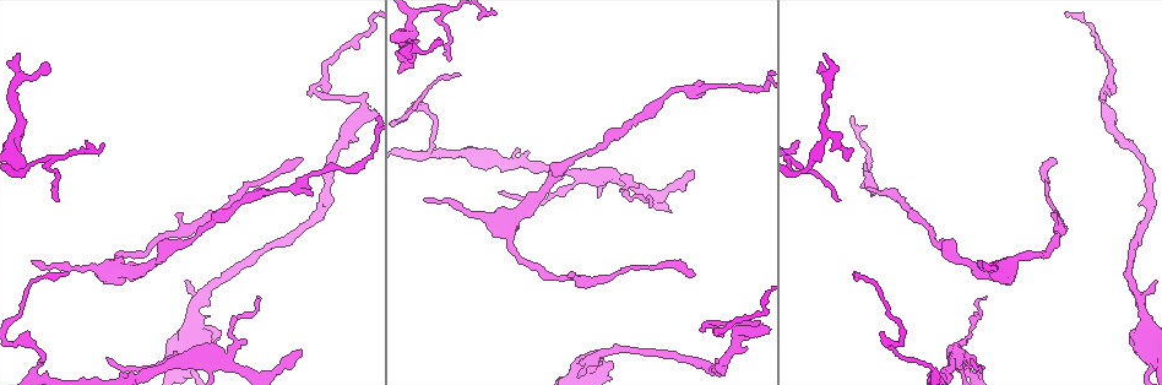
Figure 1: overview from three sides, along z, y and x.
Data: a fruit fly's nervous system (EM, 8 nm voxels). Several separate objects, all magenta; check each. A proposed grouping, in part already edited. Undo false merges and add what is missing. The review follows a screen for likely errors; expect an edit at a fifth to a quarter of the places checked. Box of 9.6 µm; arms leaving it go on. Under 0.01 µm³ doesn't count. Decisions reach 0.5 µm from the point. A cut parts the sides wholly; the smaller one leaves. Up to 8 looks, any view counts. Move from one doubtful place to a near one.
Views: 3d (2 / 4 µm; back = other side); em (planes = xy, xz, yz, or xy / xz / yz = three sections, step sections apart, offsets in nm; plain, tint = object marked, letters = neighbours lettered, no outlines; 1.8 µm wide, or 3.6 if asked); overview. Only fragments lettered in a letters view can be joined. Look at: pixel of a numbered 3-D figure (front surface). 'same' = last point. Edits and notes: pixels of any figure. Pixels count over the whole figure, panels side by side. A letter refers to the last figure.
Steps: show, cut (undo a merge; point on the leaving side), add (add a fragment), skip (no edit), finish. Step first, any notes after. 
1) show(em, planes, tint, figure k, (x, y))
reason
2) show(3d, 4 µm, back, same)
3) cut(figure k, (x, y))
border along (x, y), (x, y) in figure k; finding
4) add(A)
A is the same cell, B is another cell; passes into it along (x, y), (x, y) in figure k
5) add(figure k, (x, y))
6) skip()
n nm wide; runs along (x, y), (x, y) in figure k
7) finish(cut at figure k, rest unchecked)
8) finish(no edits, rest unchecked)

show(em, planes, letters, figure 1, (1050, 213))

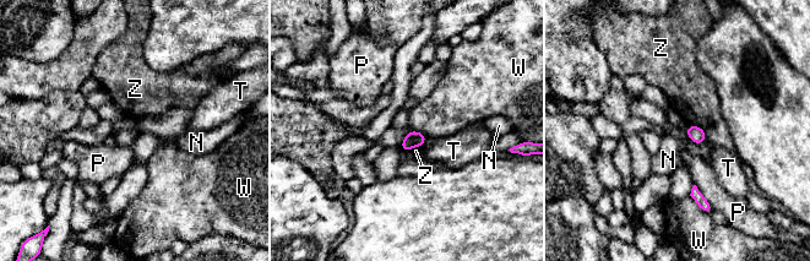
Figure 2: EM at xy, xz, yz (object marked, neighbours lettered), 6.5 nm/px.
skip()
N, P, T, W and Z are other cells; border along (409, 129), (420, 131), (427, 137) in figure 2; no lettered fragment goes on from it

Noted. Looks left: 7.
show(3d, 2 µm, figure 1, (692, 274))
end of a long branch

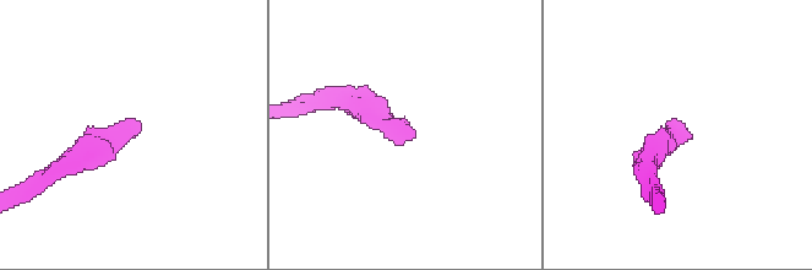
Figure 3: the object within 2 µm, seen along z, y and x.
show(em, xz, step 8, tint, figure 3, (141, 124))

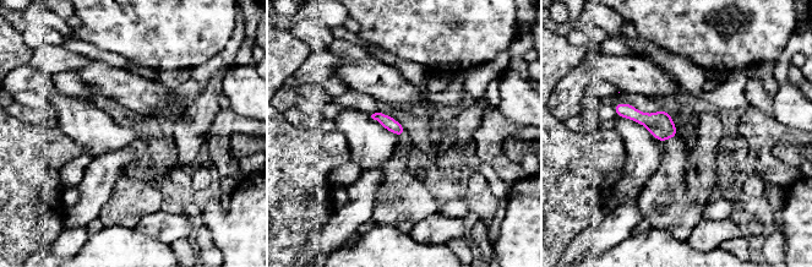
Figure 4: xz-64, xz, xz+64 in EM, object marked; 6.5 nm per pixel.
show(em, xz, step 8, letters, same)

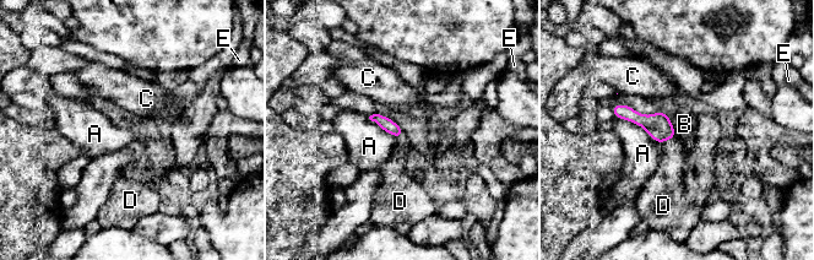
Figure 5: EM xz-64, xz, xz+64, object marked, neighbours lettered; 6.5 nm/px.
add(D)
90 nm wide; D is the same cell, A, B, C and E are other cells; passes into it along (658, 126), (668, 139), (668, 177) in figure 5; the cell continues

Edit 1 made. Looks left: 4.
show(3d, 4 µm, figure 1, (1104, 103))
abrupt turn

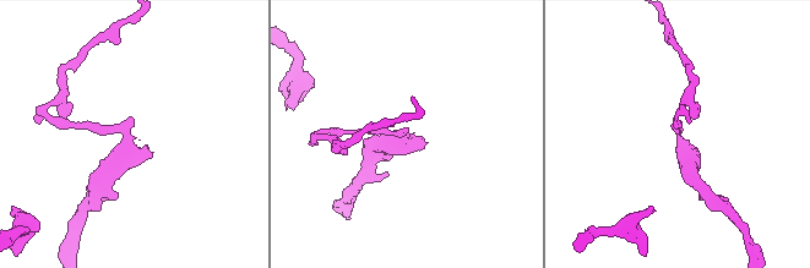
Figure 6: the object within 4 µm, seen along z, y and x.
show(em, planes, letters, figure 6, (394, 133))
need the tissue

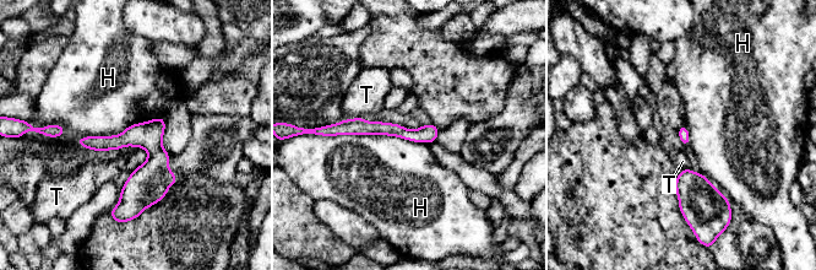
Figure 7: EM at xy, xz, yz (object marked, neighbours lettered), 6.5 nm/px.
skip()
H and T are other cells; runs along (336, 129), (435, 131) in figure 7; continuous, no second cell

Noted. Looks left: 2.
finish(add at figure 5, rest unchecked)

